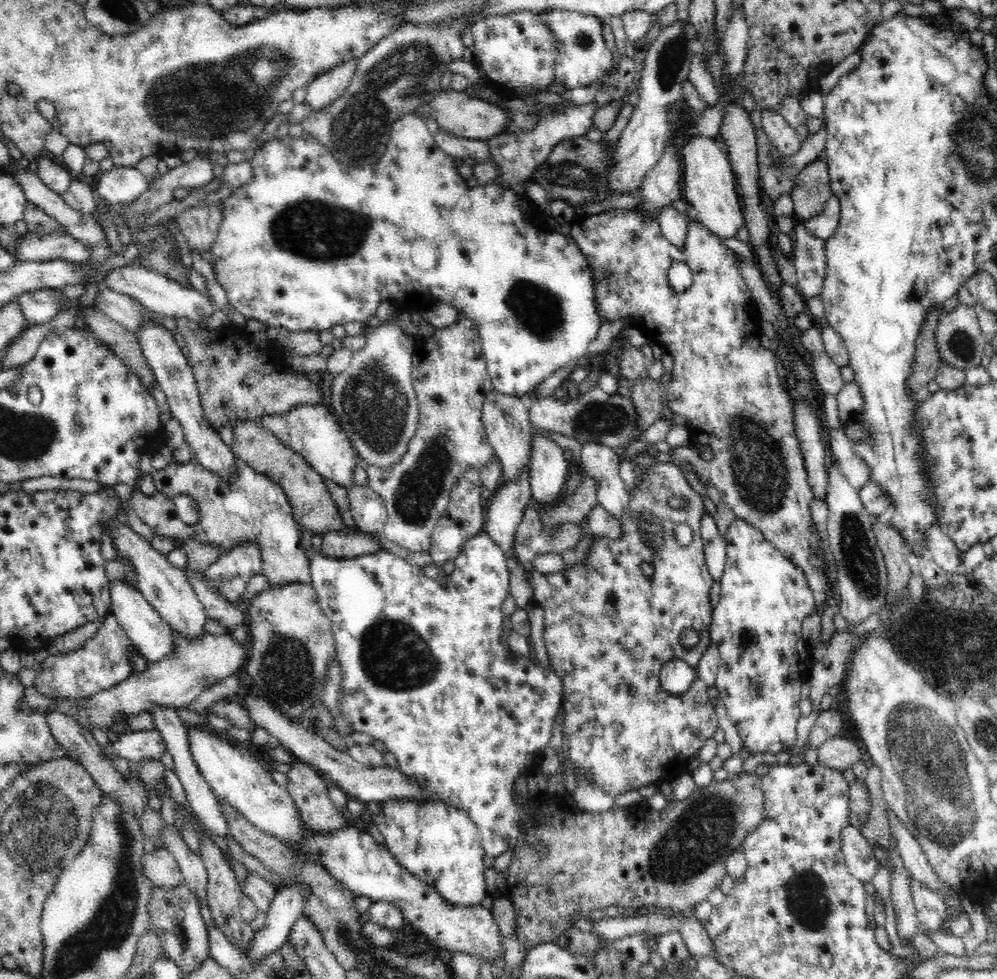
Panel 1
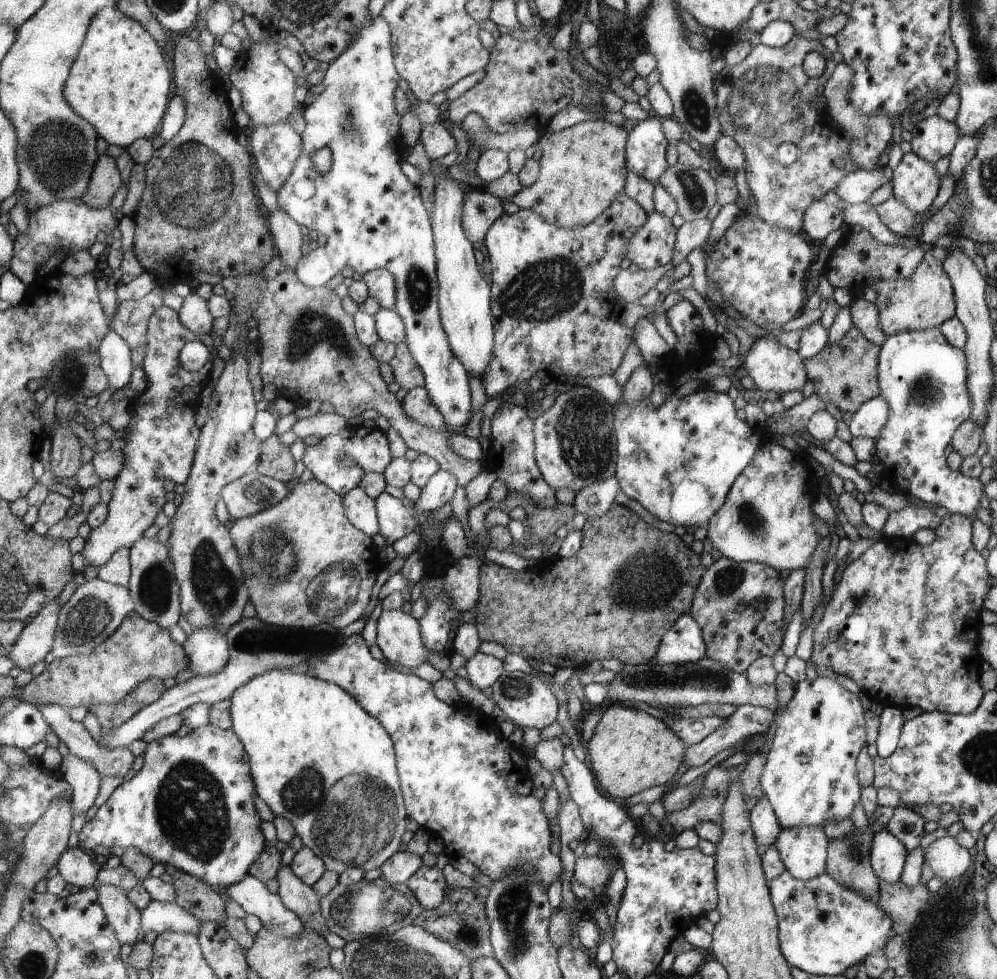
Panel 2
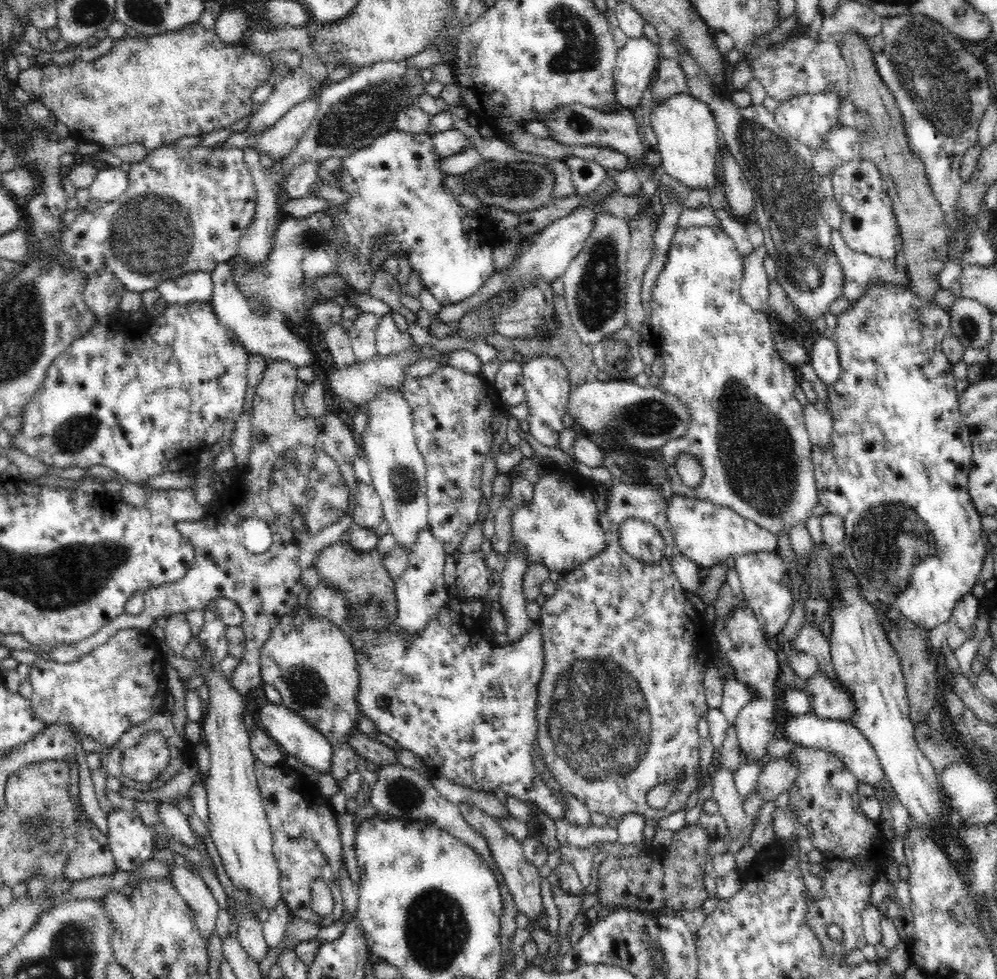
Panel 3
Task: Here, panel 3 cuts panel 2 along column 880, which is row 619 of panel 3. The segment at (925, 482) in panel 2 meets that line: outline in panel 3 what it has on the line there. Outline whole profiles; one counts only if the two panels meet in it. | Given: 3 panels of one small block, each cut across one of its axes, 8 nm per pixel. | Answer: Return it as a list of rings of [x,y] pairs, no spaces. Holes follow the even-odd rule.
[[[374,600],[354,606],[345,622],[360,669],[360,712],[374,723],[378,733],[388,735],[400,747],[422,758],[434,776],[488,794],[504,790],[507,796],[535,802],[553,819],[564,819],[566,805],[540,777],[532,755],[539,738],[536,706],[545,665],[542,627],[534,623],[517,643],[502,647],[484,640],[480,631],[468,628],[462,620],[446,606],[420,638],[411,642],[399,632],[397,619],[388,619],[386,611]]]

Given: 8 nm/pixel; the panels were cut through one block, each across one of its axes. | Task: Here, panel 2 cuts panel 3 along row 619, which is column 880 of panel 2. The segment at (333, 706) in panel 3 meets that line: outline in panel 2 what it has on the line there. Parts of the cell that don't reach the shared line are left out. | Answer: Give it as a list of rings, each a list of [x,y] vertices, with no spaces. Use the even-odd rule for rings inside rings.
[[[936,246],[926,247],[924,260],[911,278],[881,280],[871,287],[877,294],[878,324],[887,337],[906,331],[930,330],[955,316],[954,290],[944,262],[950,251]]]

